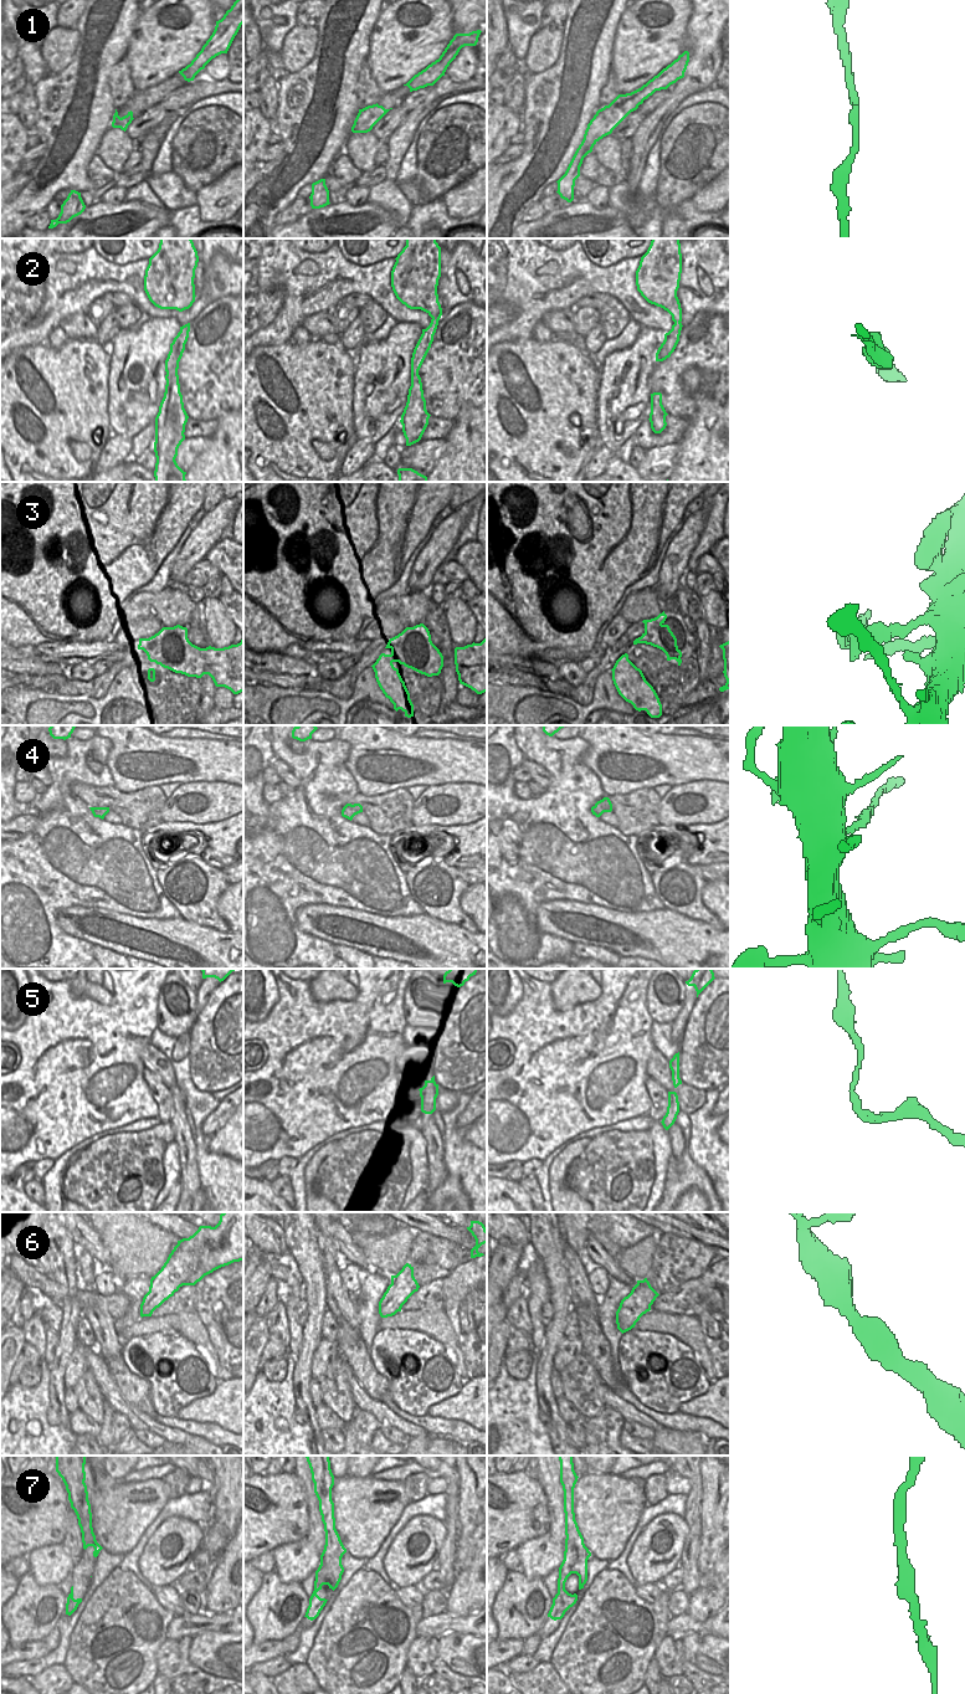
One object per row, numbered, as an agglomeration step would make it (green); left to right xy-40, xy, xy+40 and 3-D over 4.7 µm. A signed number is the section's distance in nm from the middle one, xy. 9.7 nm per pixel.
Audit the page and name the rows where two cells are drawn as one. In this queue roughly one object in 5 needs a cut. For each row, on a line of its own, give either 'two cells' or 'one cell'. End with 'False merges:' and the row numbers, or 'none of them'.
1: one cell
2: one cell
3: one cell
4: two cells
5: one cell
6: one cell
7: one cell
False merges: 4

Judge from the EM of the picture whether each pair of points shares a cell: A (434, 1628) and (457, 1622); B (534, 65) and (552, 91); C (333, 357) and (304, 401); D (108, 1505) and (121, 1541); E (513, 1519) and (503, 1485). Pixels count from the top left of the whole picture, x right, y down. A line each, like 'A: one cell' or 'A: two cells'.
A: one cell
B: two cells
C: one cell
D: one cell
E: one cell

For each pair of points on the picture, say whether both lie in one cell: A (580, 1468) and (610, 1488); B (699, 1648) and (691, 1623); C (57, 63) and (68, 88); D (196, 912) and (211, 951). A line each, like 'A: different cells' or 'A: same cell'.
A: different cells
B: different cells
C: different cells
D: different cells

